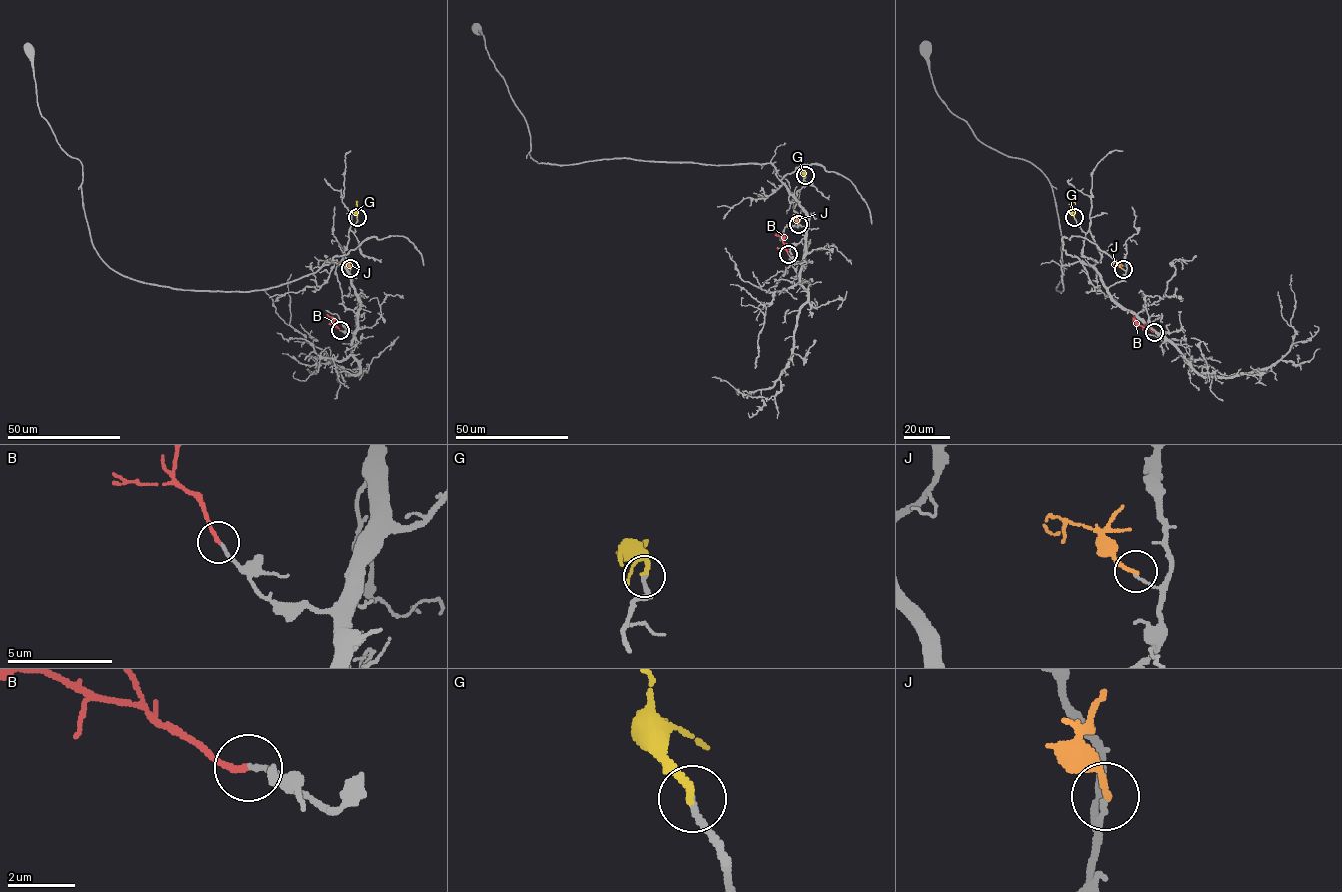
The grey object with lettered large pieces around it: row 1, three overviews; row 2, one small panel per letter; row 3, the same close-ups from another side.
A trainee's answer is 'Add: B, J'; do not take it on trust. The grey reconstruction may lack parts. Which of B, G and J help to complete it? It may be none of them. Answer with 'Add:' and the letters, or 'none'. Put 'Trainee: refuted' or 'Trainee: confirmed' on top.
Trainee: refuted
Add: B, G

